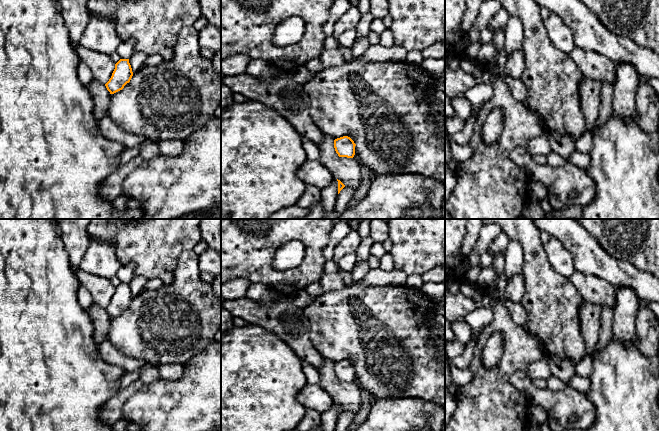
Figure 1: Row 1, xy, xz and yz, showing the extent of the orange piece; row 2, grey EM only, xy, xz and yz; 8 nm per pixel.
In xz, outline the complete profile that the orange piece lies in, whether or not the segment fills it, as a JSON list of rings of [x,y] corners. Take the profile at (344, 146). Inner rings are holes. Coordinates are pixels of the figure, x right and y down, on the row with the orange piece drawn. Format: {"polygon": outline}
{"polygon": [[[348,136],[334,140],[334,148],[339,157],[353,158],[355,155],[355,146],[354,141]]]}

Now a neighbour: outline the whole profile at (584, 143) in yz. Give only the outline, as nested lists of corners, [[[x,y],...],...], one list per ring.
[[[586,131],[575,143],[576,150],[581,153],[589,153],[592,147],[592,133]]]

